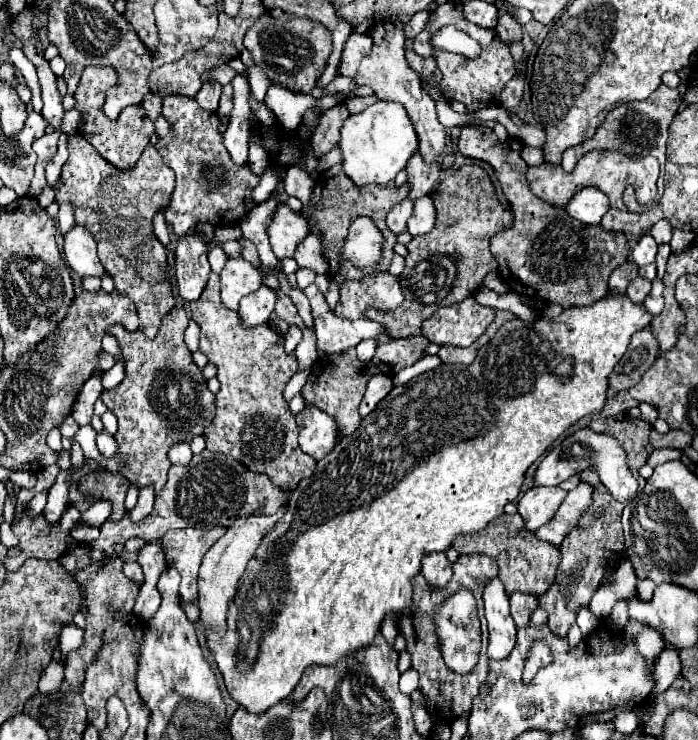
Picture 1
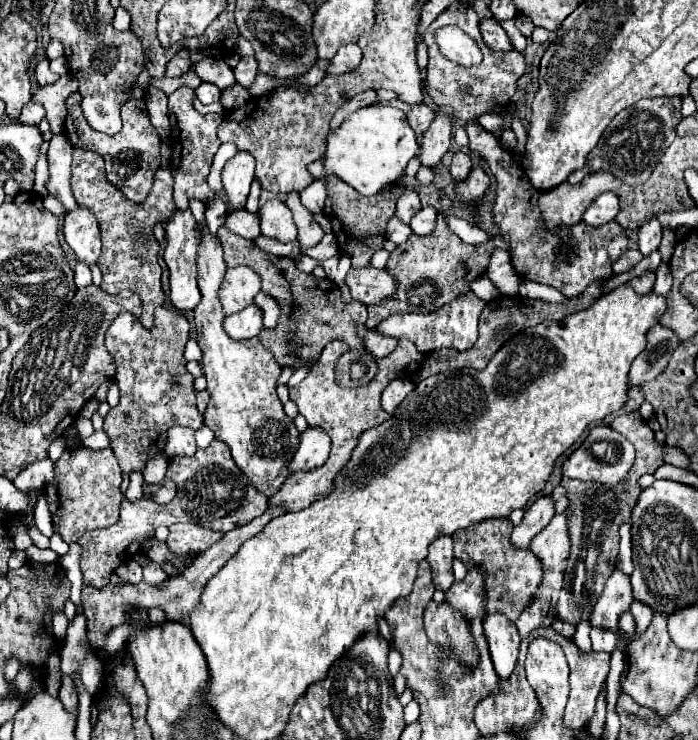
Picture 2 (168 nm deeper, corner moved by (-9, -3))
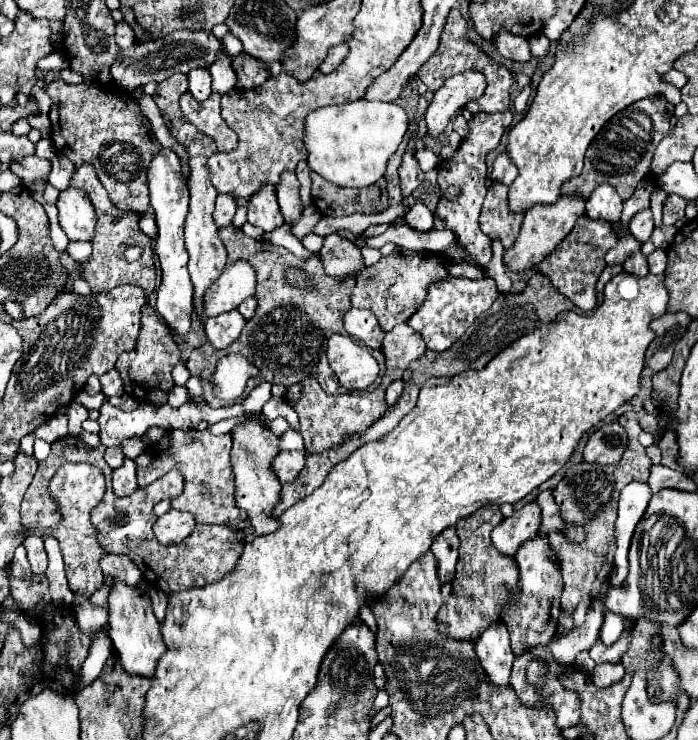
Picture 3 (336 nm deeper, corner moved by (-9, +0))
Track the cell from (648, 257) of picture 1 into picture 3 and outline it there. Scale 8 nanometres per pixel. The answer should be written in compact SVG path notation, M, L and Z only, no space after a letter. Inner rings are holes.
M651 209L639 211L639 213L631 219L631 223L629 223L629 231L631 231L631 235L633 235L637 241L641 241L641 243L649 241L653 229L655 229L655 223L653 223Z

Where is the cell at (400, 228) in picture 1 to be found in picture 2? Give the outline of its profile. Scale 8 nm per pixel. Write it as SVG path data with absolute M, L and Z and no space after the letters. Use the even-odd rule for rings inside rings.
M405 186L403 194L397 200L397 218L403 220L405 224L409 224L409 220L421 210L419 204L419 196L417 196L417 188L415 186Z

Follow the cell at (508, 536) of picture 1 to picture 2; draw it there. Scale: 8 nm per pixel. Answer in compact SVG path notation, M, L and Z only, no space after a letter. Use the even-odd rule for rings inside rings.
M487 518L479 524L471 524L463 530L453 532L455 542L455 558L461 560L465 566L479 566L485 576L485 590L487 590L487 604L485 614L501 612L511 622L519 618L519 614L529 604L529 596L541 584L541 566L537 558L529 550L517 550L509 544L509 532L513 524L507 518Z

